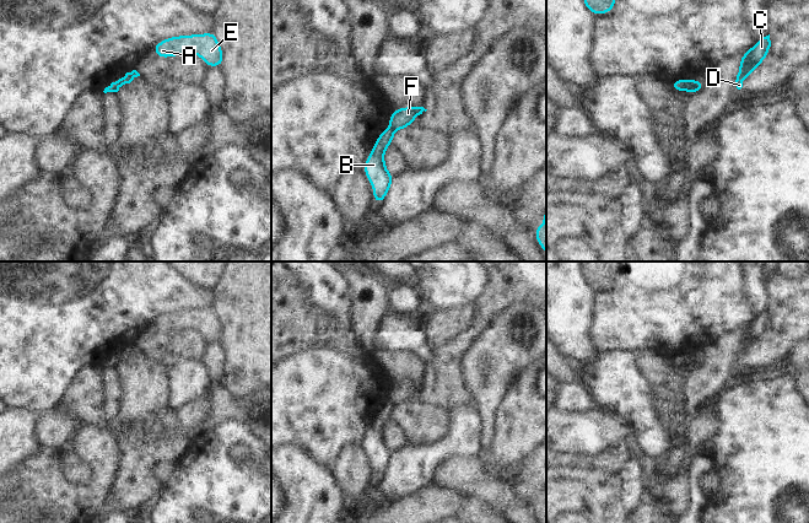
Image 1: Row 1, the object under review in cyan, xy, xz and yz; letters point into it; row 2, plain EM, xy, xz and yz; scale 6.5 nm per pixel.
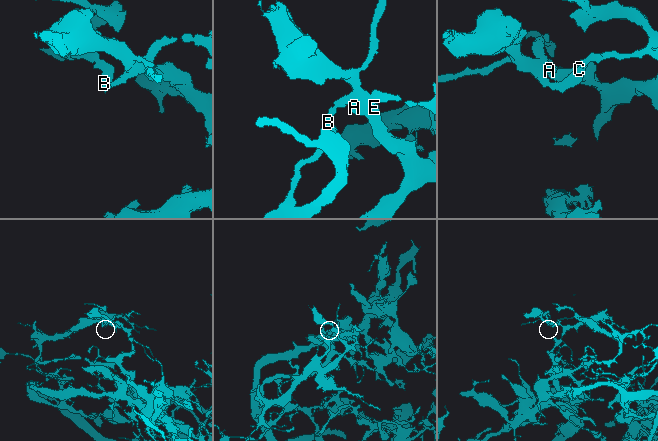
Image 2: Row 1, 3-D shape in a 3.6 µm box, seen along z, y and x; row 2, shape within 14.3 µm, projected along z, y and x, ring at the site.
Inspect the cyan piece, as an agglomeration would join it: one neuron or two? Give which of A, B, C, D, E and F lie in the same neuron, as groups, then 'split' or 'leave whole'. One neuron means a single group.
groups A E F / B C D; split

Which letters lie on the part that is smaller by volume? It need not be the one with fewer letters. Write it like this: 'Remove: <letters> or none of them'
Remove: A, E, F

